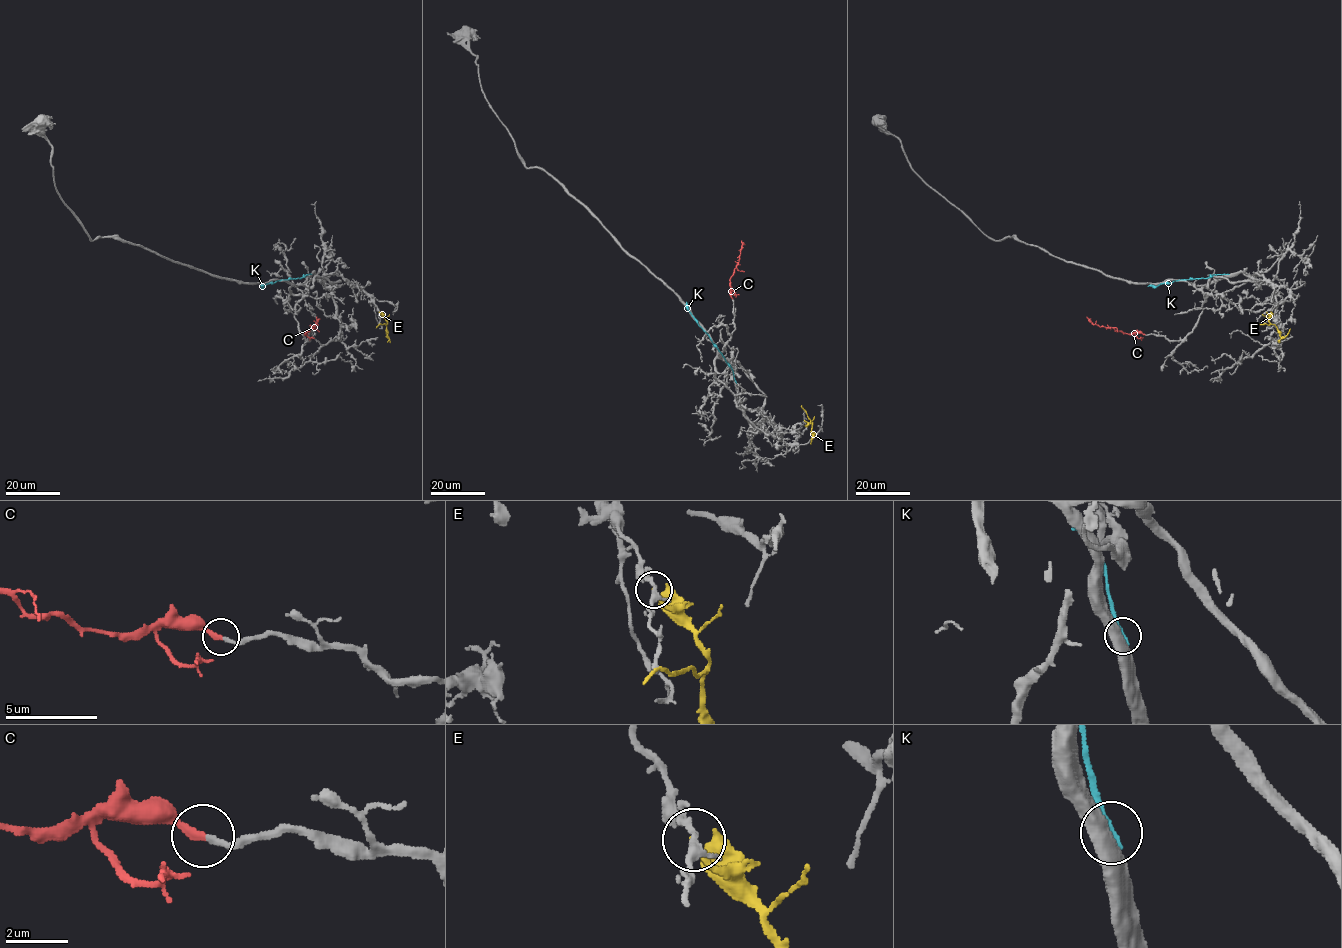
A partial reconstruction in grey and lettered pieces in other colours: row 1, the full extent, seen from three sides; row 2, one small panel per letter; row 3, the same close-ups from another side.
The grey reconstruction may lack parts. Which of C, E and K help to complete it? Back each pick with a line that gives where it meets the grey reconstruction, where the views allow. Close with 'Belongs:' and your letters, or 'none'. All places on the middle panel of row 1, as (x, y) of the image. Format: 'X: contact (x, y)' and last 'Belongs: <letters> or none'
C: contact (732, 298)
Belongs: C

